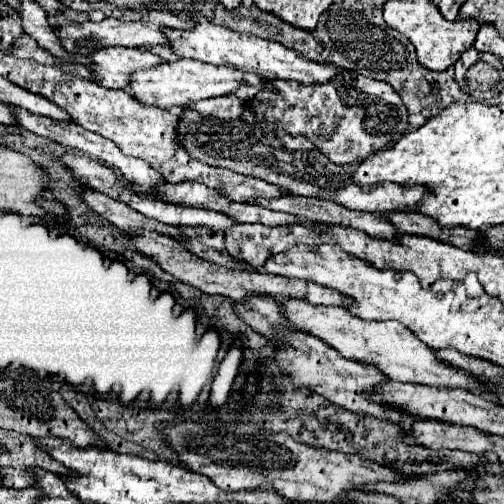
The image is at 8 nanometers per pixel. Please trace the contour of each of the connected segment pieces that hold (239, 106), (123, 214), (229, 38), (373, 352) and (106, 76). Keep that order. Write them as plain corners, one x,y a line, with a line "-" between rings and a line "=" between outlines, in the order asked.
226,95
226,97
212,97
212,99
204,99
204,101
194,101
192,105
184,105
180,109
198,111
204,117
230,121
230,119
240,119
242,117
244,103
236,95
=
88,189
84,193
84,201
88,203
88,207
92,211
96,211
98,215
102,215
108,223
120,227
124,233
128,229
132,229
132,233
140,233
140,231
158,231
162,235
170,235
174,239
178,239
178,229
172,227
172,225
164,225
156,219
150,219
142,213
136,213
132,207
128,205
122,205
120,201
104,195
104,193
98,193
98,191
92,191
=
188,15
188,17
196,21
194,29
190,29
190,31
164,29
174,53
180,57
198,59
198,61
218,65
218,67
220,65
234,67
240,71
256,73
256,75
270,79
270,81
292,79
292,81
300,81
302,85
318,85
324,81
332,81
332,77
336,77
336,73
346,73
346,69
336,67
336,65
320,65
318,61
306,61
306,57
300,57
300,53
296,53
294,49
288,49
280,43
266,41
266,39
260,39
260,37
254,37
248,33
234,33
226,27
214,25
208,19
204,19
202,15
=
296,299
280,305
282,313
288,317
294,329
316,335
326,345
334,347
342,357
356,359
364,363
374,363
386,377
400,383
428,385
428,387
448,387
448,389
466,389
482,395
492,395
474,377
468,377
462,369
452,369
452,365
444,365
444,361
436,361
436,351
424,345
410,329
406,329
400,321
364,321
354,317
344,307
326,307
326,305
310,305
308,301
=
104,47
98,49
92,57
96,83
110,89
126,89
130,85
130,75
136,69
148,69
164,63
158,55
146,49
130,47

